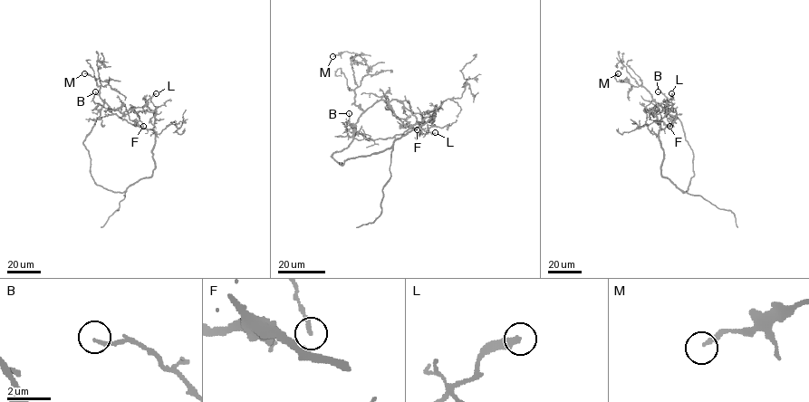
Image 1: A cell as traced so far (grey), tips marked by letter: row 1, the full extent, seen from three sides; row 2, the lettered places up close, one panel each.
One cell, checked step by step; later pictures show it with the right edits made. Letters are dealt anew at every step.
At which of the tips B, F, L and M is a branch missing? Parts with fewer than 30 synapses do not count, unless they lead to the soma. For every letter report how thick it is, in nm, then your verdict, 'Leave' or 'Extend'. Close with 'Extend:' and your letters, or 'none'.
B: Thickness 150 nm. Leave
F: Thickness 130 nm. Leave
L: Thickness 340 nm. Leave
M: Thickness 200 nm. Leave
Extend: none

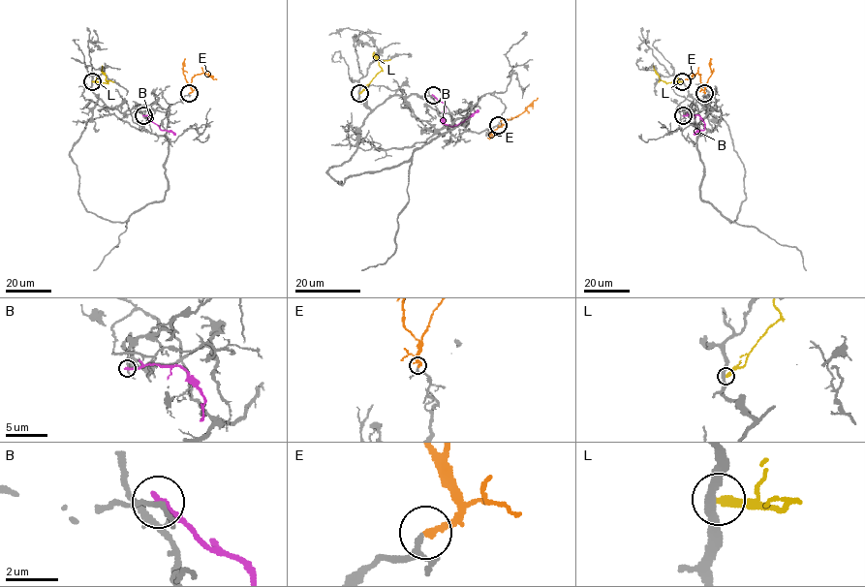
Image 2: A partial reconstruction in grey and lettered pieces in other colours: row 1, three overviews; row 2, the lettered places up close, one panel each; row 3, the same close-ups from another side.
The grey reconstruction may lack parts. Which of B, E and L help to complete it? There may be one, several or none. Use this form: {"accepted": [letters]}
{"accepted": ["E"]}

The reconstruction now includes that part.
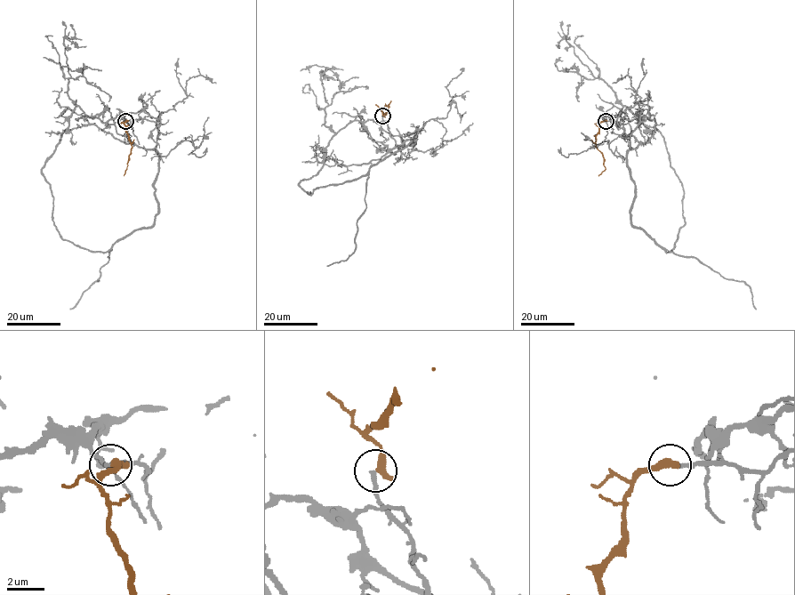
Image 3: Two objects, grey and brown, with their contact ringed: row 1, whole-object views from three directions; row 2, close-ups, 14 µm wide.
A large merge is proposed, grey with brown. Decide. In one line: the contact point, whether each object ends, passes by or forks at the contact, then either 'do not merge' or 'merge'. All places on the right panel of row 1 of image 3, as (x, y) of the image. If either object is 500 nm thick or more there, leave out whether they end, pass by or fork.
place (606, 121); grey ends; brown ends; do not merge

